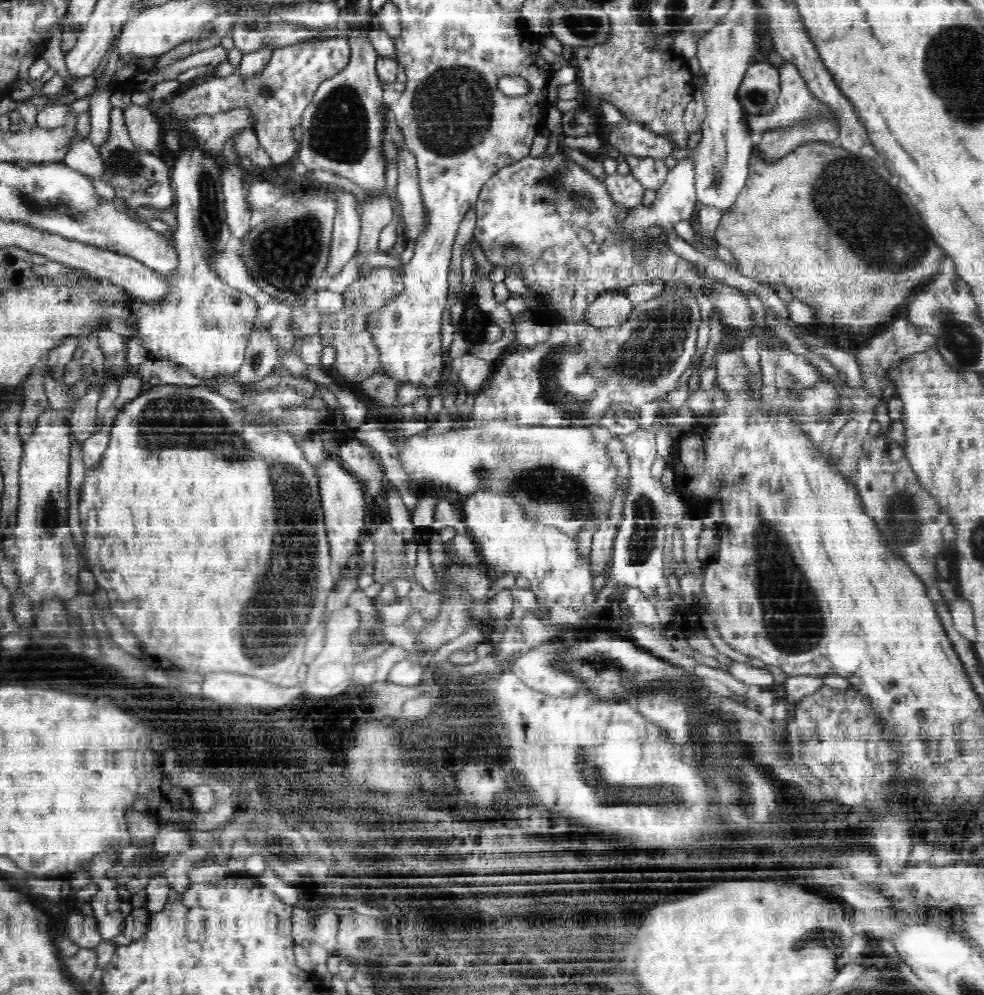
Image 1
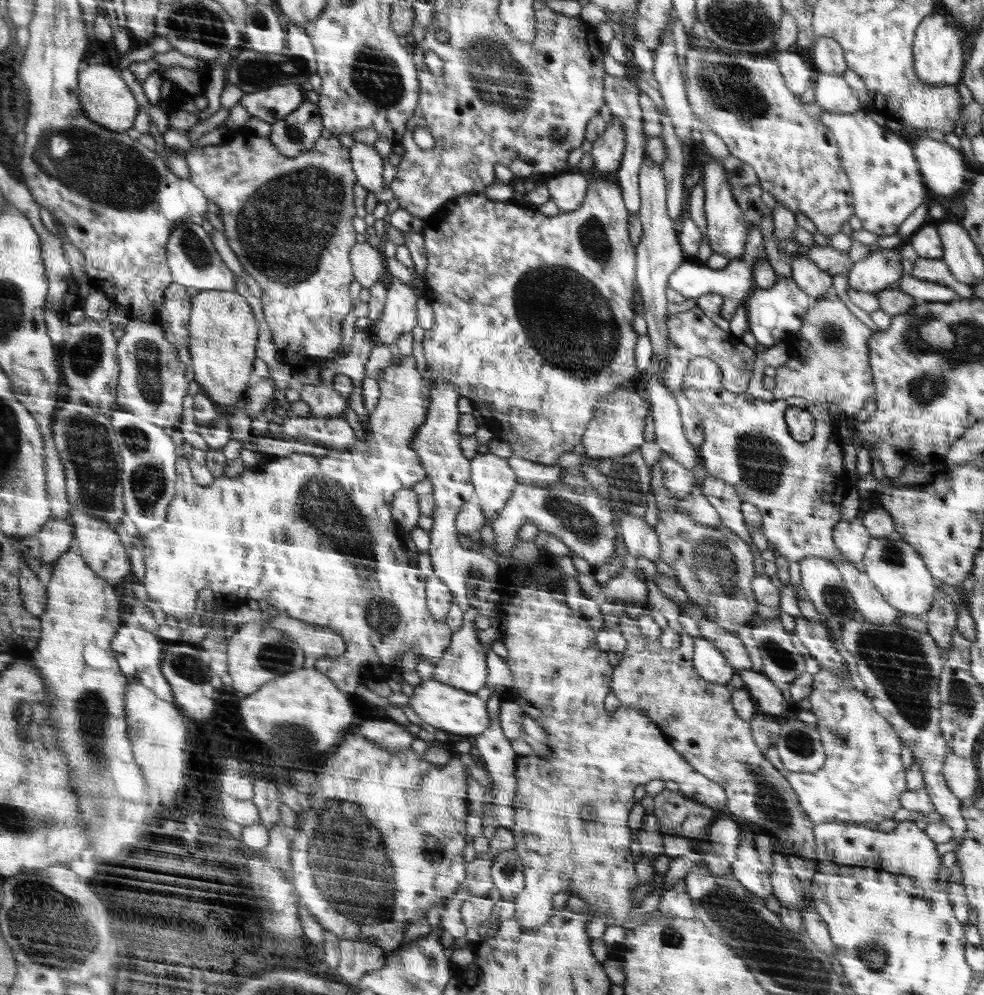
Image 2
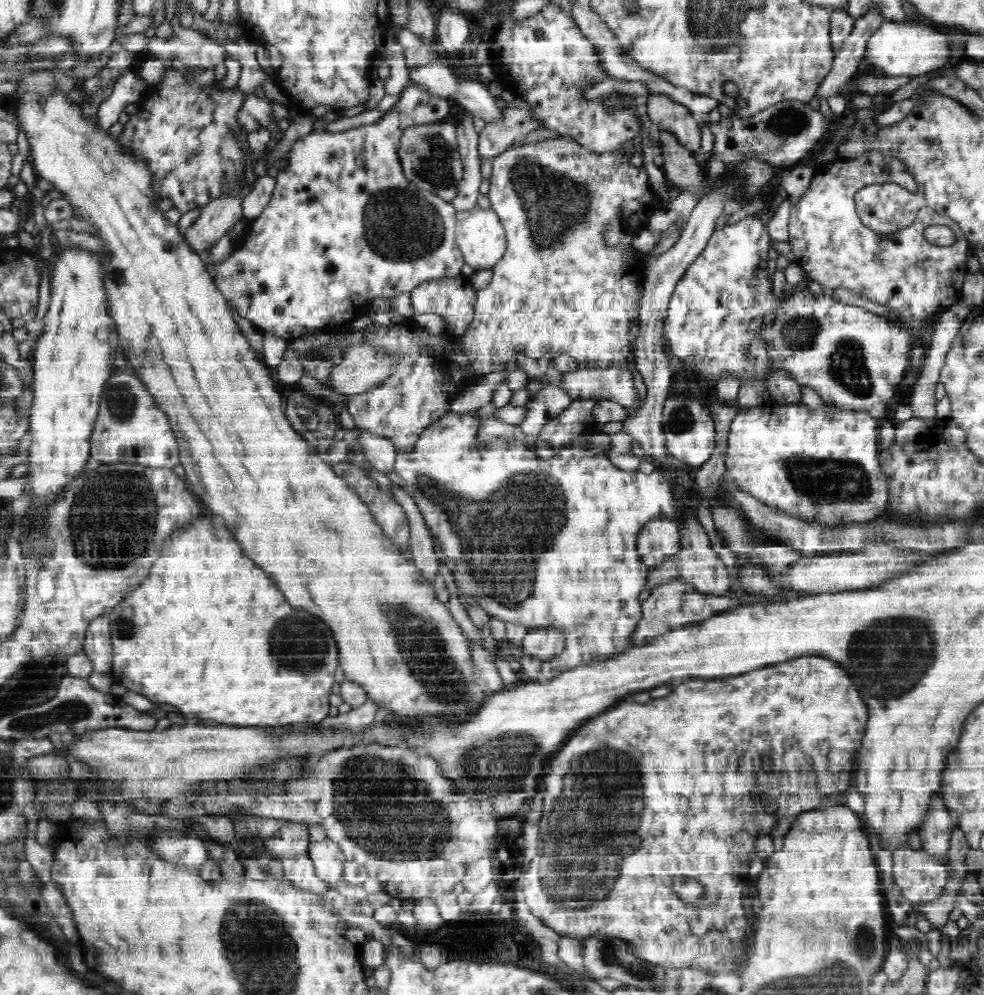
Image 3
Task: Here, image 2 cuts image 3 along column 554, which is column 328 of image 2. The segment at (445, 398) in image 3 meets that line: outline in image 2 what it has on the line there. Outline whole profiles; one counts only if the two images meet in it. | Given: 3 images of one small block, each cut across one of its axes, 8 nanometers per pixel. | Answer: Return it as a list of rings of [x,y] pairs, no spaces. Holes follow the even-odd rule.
[[[247,129],[232,134],[227,141],[219,145],[210,145],[200,149],[192,148],[187,152],[187,159],[191,166],[191,179],[195,181],[200,188],[204,189],[208,198],[221,209],[221,221],[219,224],[225,226],[225,235],[231,248],[239,257],[243,268],[258,282],[258,286],[263,290],[261,302],[266,322],[272,333],[272,340],[275,347],[284,352],[292,350],[293,352],[302,352],[310,360],[317,358],[331,358],[336,356],[336,350],[340,346],[340,332],[342,332],[342,320],[346,318],[352,307],[352,298],[350,298],[350,282],[352,278],[352,268],[350,268],[350,248],[356,244],[354,228],[352,228],[352,219],[354,214],[354,200],[352,200],[352,188],[354,188],[354,172],[348,150],[344,150],[338,142],[338,137],[320,138],[310,150],[300,153],[298,156],[288,156],[279,152],[279,148],[272,144],[264,136],[256,136],[256,132]]]

